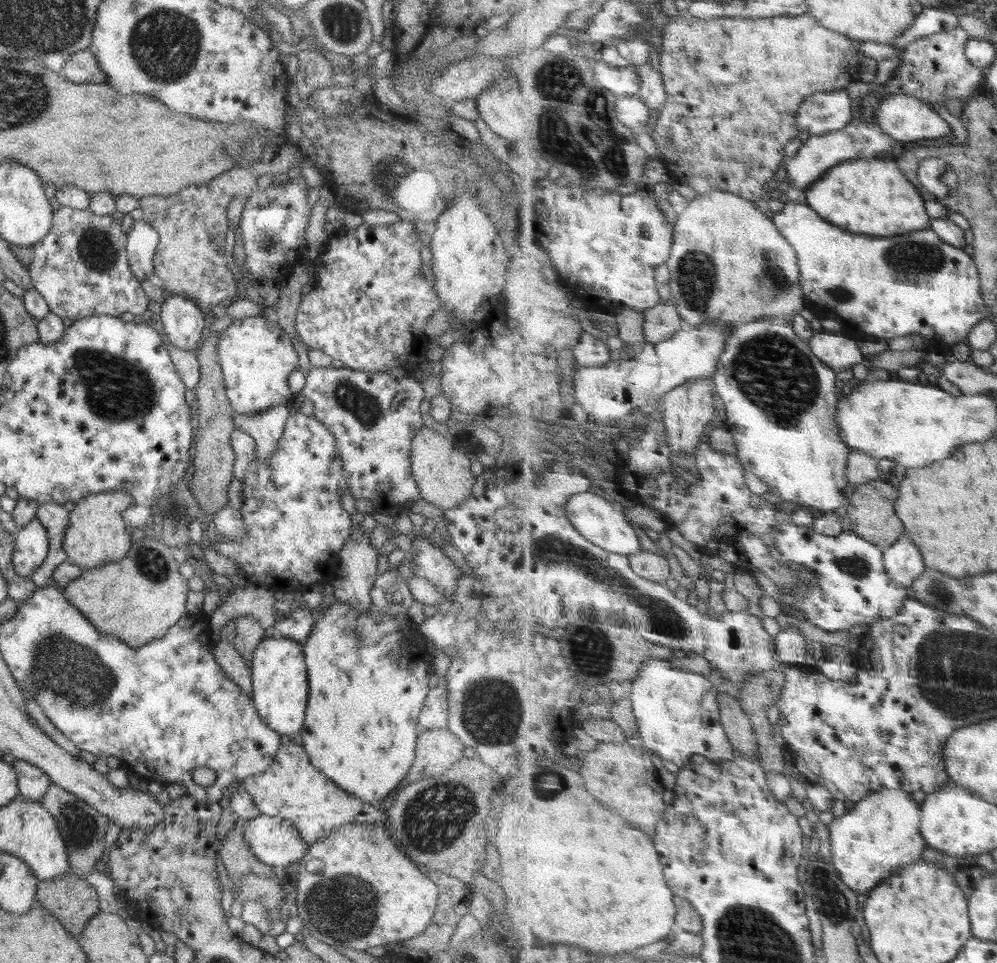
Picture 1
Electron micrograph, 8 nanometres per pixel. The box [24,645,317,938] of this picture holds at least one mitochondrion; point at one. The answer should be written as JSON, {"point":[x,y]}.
{"point":[81,828]}

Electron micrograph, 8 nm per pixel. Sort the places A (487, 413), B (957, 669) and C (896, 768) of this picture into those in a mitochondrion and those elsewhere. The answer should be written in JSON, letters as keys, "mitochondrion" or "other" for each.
{"A":"other","B":"mitochondrion","C":"other"}

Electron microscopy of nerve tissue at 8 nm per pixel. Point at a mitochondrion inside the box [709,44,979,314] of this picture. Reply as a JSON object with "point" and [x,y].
{"point":[916,256]}

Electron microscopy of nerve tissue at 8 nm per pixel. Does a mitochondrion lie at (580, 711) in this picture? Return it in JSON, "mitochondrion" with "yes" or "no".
{"mitochondrion":"no"}

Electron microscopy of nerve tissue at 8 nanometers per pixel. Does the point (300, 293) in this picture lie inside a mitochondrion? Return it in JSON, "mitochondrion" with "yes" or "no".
{"mitochondrion":"no"}

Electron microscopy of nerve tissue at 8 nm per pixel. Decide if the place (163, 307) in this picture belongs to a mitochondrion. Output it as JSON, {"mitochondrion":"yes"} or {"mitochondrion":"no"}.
{"mitochondrion":"no"}

